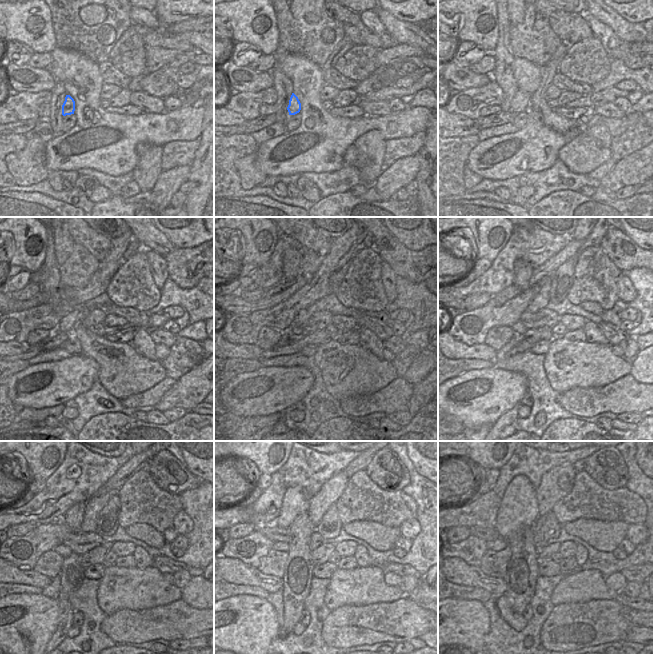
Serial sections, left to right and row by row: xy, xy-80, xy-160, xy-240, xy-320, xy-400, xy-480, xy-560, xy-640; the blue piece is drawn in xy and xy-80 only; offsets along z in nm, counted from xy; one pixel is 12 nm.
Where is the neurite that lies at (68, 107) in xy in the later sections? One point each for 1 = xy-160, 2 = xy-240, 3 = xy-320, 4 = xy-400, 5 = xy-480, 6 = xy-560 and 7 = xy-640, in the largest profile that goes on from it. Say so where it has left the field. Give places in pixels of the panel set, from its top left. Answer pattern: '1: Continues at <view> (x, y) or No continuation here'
1: Continues at xy-160 (520, 102)
2: Continues at xy-240 (67, 324)
3: Continues at xy-320 (303, 315)
4: Continues at xy-400 (542, 299)
5: Continues at xy-480 (94, 506)
6: Continues at xy-560 (332, 489)
7: Continues at xy-640 (558, 482)

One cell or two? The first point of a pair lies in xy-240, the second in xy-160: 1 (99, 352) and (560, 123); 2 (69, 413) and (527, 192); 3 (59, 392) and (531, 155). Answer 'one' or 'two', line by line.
1: one
2: one
3: one

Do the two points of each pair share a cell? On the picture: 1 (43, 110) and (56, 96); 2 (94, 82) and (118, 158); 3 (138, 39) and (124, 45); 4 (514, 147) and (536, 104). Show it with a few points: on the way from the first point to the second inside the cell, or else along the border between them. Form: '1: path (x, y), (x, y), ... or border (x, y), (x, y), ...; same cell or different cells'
1: border (50, 103), (50, 116), (48, 119); different cells
2: path (93, 102), (114, 127), (124, 131), (123, 138); same cell
3: path (135, 39), (127, 42); same cell
4: border (528, 107), (538, 110), (542, 120), (549, 127); different cells

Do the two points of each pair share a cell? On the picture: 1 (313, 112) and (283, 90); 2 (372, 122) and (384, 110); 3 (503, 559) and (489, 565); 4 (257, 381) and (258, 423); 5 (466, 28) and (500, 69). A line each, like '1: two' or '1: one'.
1: two
2: two
3: one
4: two
5: two

